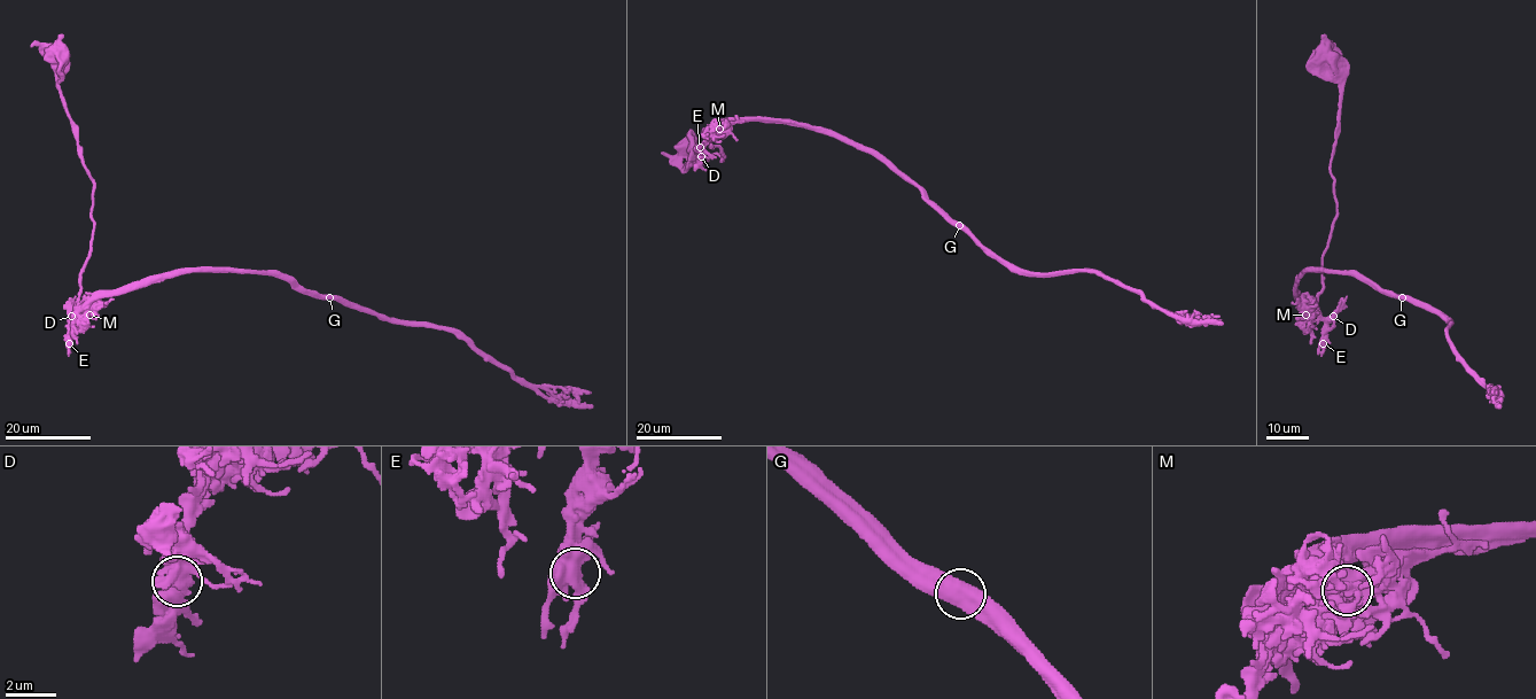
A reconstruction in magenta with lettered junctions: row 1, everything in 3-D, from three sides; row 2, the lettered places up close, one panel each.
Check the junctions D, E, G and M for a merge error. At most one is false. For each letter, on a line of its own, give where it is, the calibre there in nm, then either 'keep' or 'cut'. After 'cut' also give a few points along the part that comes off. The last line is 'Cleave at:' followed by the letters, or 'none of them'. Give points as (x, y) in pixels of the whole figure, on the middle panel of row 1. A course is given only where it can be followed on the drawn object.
D: (701, 156) | 550 nm | keep
E: (700, 147) | 650 nm | keep
G: (959, 225) | 700 nm | cut | (959, 225), (872, 154), (829, 134), (784, 122), (727, 121), (709, 133), (700, 148), (699, 145)
M: (719, 129) | 280 nm | keep
Cleave at: G

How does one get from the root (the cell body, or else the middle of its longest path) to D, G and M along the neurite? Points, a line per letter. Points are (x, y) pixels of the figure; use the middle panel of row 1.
D: (686, 149), (693, 147), (688, 163), (702, 163), (715, 154), (724, 157), (708, 140), (701, 156)
G: (686, 149), (688, 163), (722, 161), (708, 139), (732, 121), (828, 130), (878, 153), (959, 225)
M: (686, 149), (693, 147), (688, 163), (702, 163), (715, 154), (722, 161), (722, 150), (708, 139), (719, 129)

